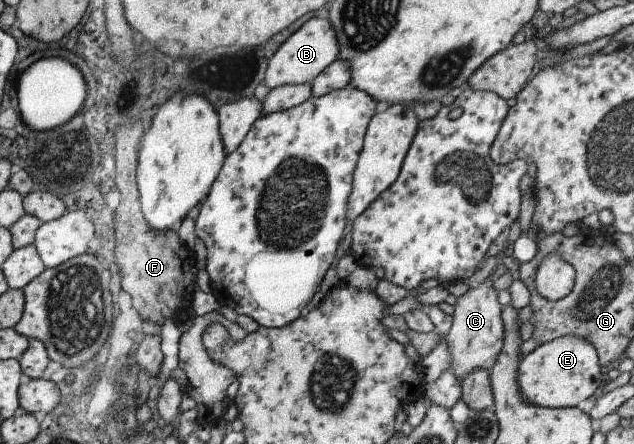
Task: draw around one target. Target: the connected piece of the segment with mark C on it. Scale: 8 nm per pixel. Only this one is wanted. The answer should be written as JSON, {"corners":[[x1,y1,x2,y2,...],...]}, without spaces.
{"corners":[[484,280,482,283,472,284,470,289,456,297,454,303,454,313,452,317,452,326,445,335,448,355,450,355,450,372,459,382,476,369,492,369,502,343,504,343,504,323,502,323,501,305,497,301,497,291,493,283]]}

